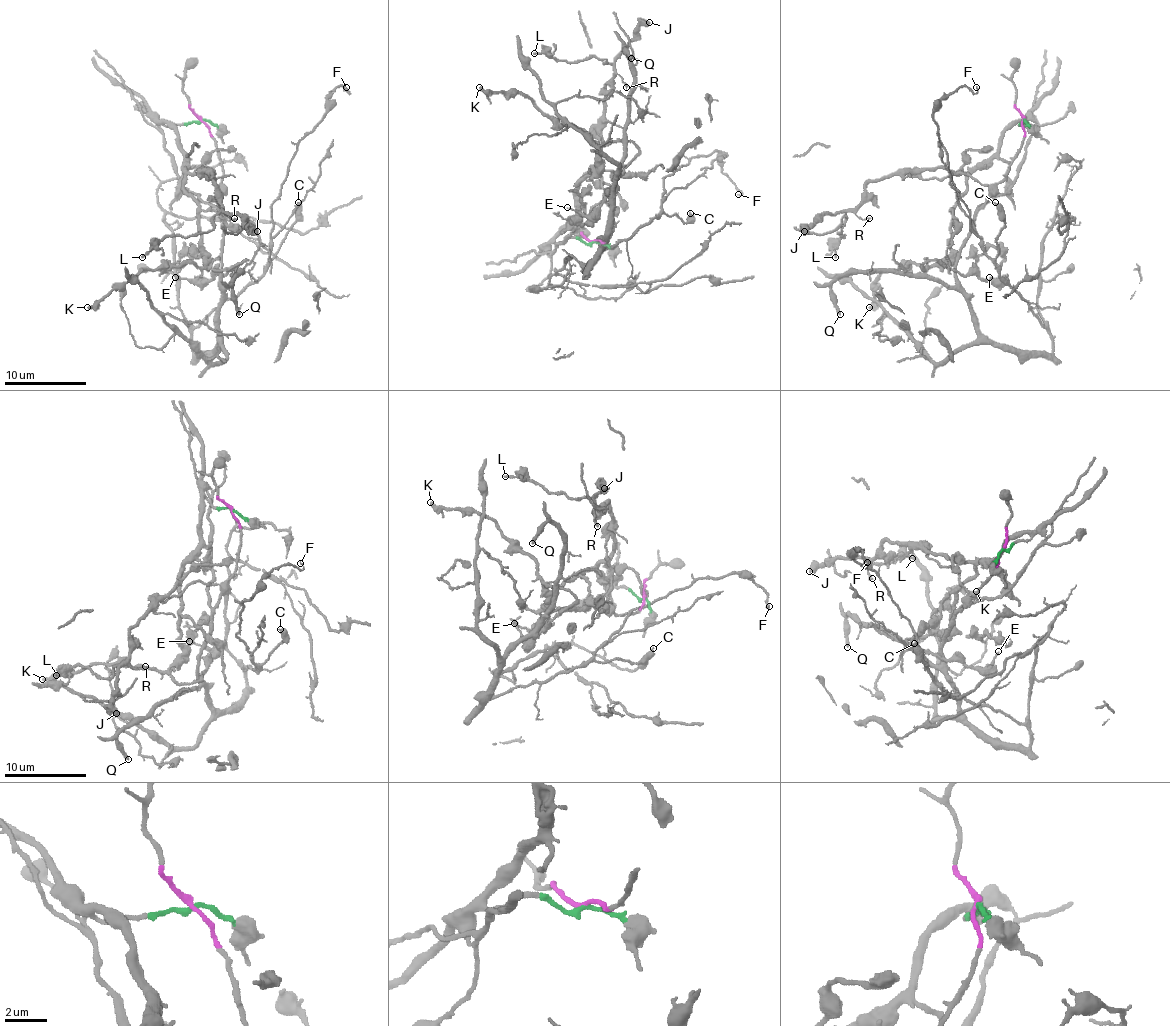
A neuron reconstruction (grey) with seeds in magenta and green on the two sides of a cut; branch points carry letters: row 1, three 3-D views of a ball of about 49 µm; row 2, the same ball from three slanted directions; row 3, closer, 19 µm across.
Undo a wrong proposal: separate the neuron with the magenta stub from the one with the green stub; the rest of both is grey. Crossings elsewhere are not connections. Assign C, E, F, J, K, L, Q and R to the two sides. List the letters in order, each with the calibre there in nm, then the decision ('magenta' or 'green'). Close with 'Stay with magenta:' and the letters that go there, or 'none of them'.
C: 380 nm | magenta
E: 160 nm | green
F: 90 nm | magenta
J: 500 nm | green
K: 300 nm | green
L: 200 nm | green
Q: 280 nm | magenta
R: 180 nm | green
Stay with magenta: C, F, Q

